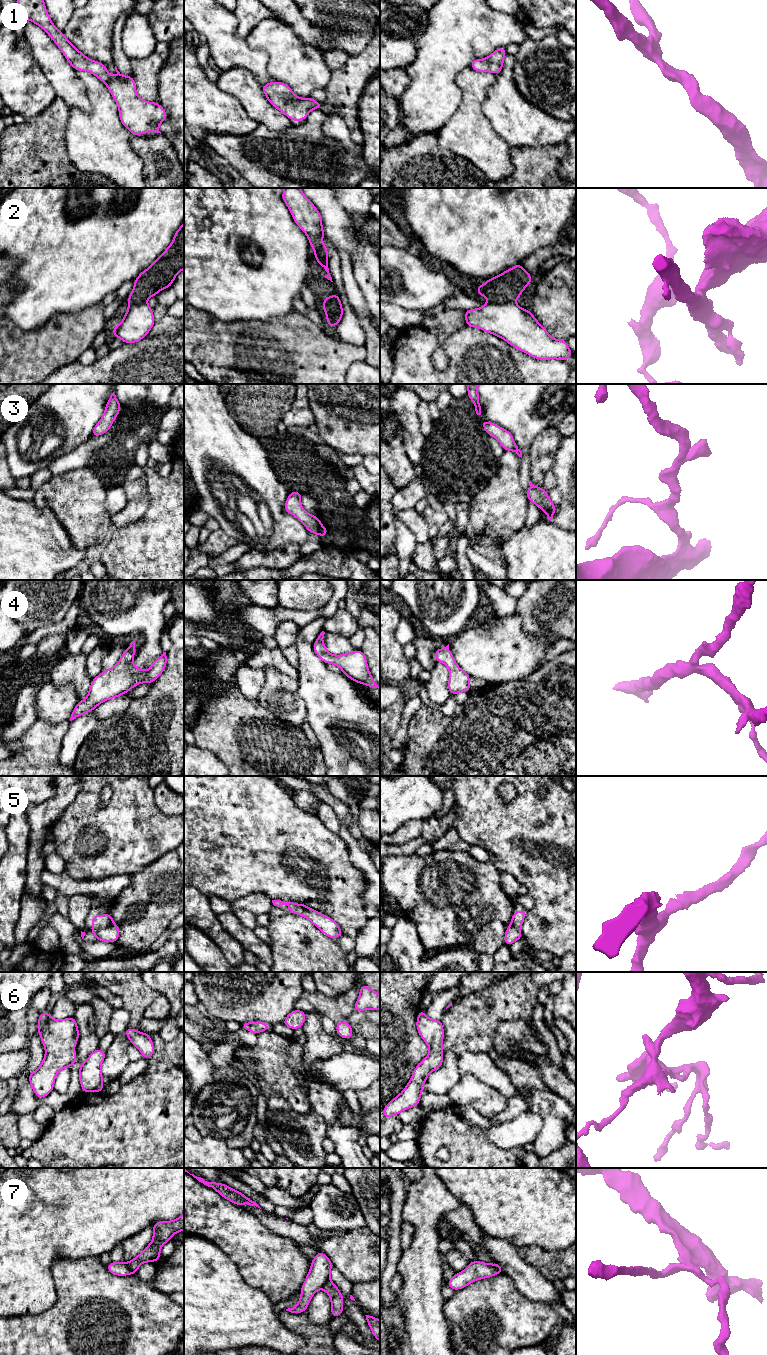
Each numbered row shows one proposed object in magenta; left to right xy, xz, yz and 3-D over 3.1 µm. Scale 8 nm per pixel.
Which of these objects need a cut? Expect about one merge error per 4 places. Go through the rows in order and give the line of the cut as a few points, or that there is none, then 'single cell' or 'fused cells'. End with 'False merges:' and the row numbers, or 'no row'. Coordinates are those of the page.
1: no cut; single cell
2: cut in xz along (323, 302), (336, 309); fused cells
3: no cut; single cell
4: no cut; single cell
5: no cut; single cell
6: no cut; single cell
7: cut in xy along (126, 1263), (132, 1273); fused cells
False merges: 2, 7

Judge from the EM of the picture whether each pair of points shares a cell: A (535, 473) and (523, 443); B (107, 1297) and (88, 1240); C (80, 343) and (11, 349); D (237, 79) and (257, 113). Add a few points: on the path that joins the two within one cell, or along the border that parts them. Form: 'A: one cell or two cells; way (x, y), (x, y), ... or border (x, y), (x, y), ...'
A: two cells; border (542, 430), (527, 448)
B: two cells; border (98, 1256), (71, 1259)
C: one cell; way (63, 347), (28, 349)
D: one cell; way (245, 87), (256, 105)

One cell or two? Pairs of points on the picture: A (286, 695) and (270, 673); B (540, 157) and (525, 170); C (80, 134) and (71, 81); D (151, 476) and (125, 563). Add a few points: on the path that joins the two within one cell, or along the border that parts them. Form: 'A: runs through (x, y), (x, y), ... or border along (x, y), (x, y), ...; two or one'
A: runs through (281, 690), (272, 678); one
B: runs through (536, 161), (529, 168); one
C: border along (84, 85), (86, 96), (89, 100), (88, 112); two
D: runs through (157, 498), (157, 531), (147, 541); one

